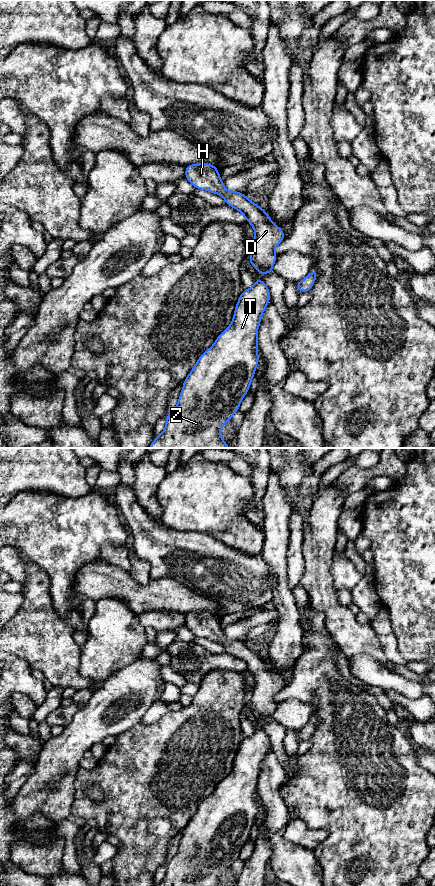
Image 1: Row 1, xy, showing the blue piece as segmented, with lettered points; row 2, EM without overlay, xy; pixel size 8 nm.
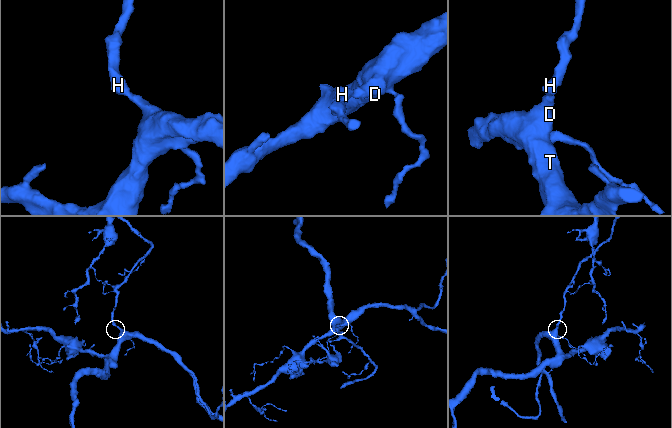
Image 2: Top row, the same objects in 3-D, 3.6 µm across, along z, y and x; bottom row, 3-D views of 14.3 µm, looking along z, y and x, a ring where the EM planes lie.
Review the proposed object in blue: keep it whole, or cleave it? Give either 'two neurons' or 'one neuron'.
one neuron

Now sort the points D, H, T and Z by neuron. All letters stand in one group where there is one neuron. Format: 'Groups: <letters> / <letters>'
Groups: D H T Z

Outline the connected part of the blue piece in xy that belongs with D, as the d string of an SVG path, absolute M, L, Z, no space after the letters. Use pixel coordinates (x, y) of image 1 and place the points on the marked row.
M190 164L185 167L185 178L195 189L202 189L222 196L225 203L240 211L255 231L249 263L260 274L274 274L272 267L279 257L274 249L286 237L283 230L272 223L271 218L257 204L250 201L248 196L239 191L229 191L224 187L219 170L213 164Z

